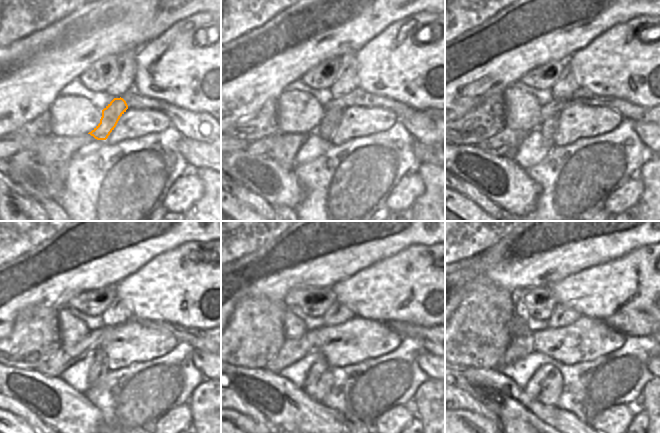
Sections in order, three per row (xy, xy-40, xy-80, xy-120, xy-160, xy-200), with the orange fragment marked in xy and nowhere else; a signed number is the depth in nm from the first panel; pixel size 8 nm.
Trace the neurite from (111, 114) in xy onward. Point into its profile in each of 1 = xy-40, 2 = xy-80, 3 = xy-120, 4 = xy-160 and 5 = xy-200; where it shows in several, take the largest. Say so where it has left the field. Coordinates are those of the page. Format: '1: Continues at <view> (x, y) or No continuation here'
1: Continues at xy-40 (329, 123)
2: Continues at xy-80 (548, 128)
3: Continues at xy-120 (98, 368)
4: Continues at xy-160 (319, 380)
5: Continues at xy-200 (545, 386)

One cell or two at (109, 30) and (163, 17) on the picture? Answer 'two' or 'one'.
one

